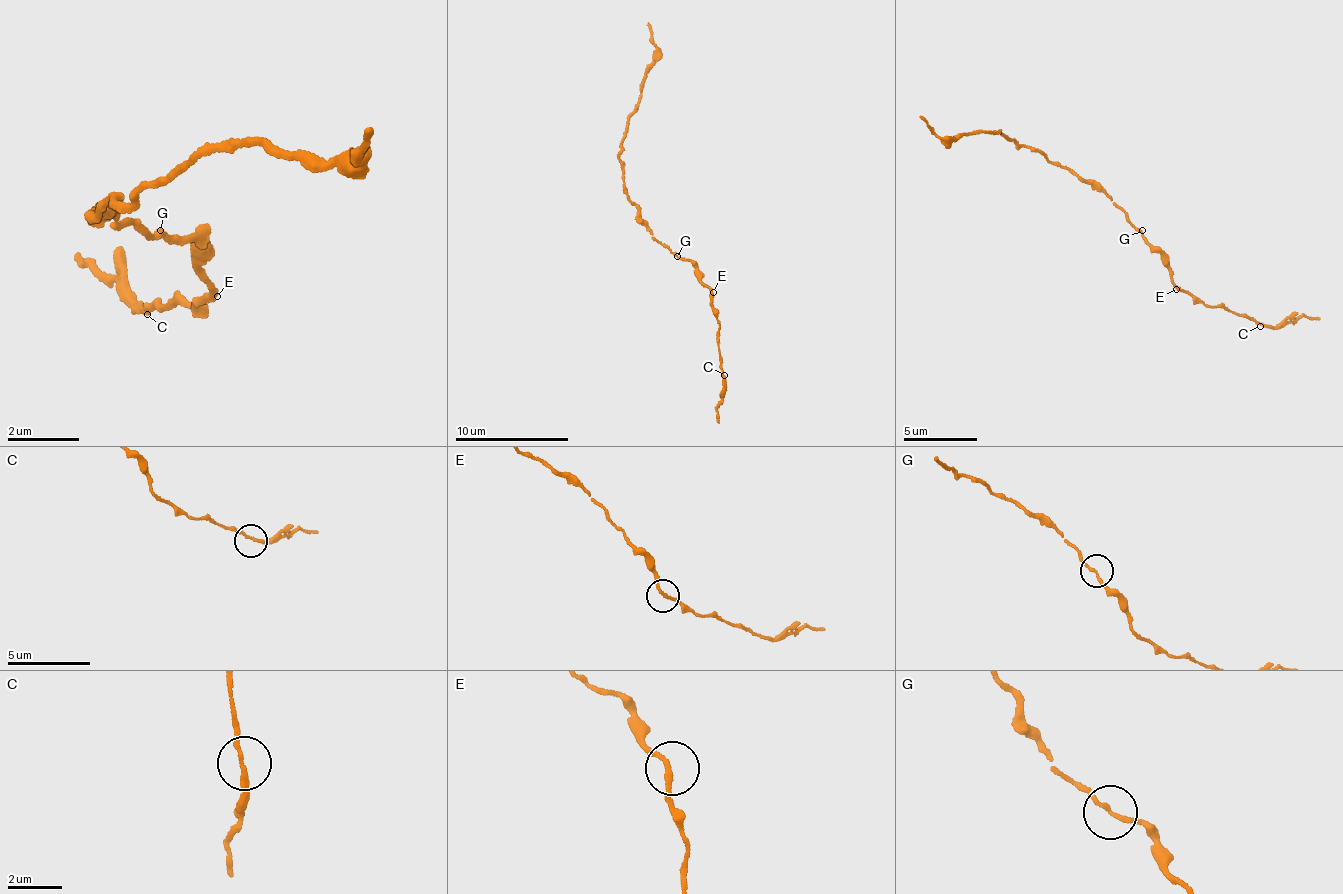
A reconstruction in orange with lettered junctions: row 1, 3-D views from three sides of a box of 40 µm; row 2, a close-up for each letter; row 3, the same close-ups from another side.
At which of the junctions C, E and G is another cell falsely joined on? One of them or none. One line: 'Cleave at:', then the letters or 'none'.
Cleave at: none

